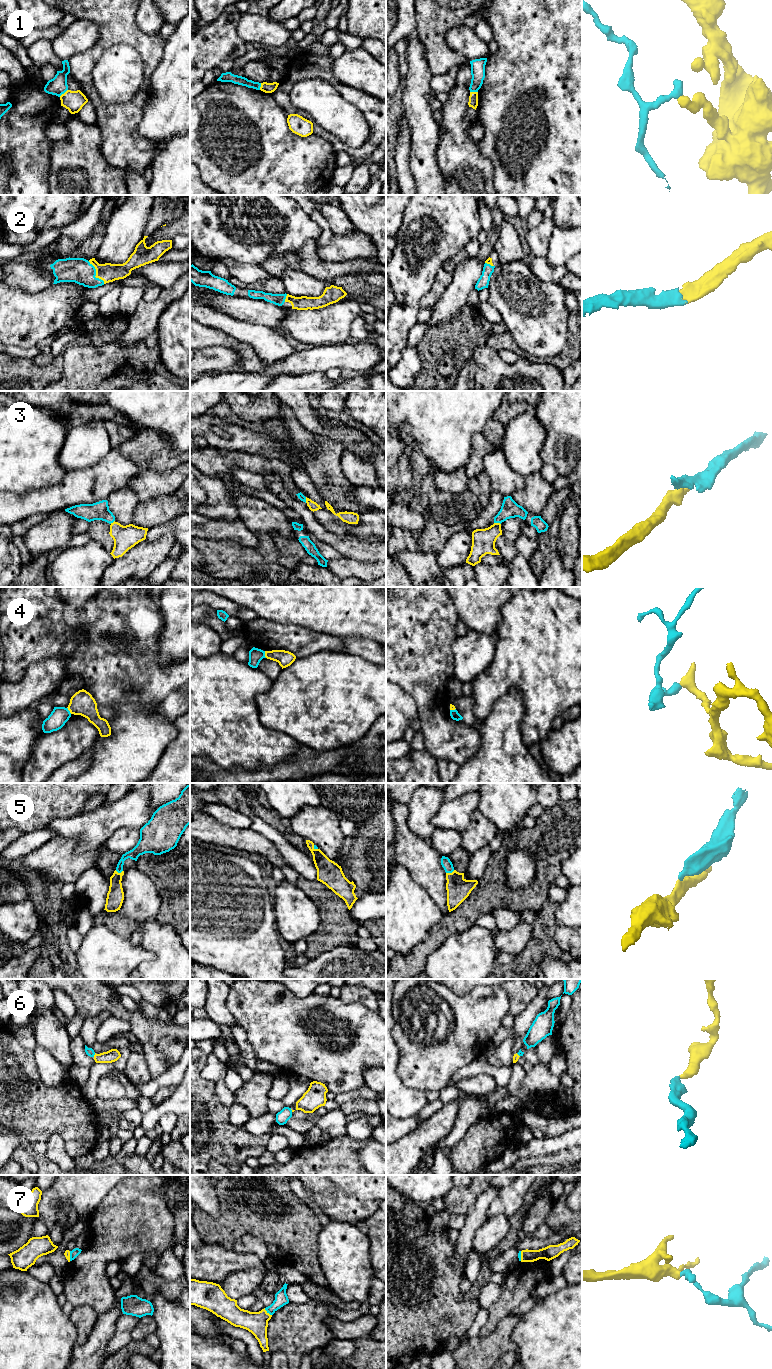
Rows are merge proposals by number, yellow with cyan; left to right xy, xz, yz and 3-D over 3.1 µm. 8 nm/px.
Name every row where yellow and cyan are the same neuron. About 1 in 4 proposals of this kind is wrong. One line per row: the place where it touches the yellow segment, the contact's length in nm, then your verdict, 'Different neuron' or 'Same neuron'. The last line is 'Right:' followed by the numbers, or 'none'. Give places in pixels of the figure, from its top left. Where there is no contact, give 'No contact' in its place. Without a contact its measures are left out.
1: Touches yellow at xy (64, 93). Shared border 90 nm. Different neuron
2: Touches yellow at xy (96, 274). Shared border 220 nm. Same neuron
3: Touches yellow at yz (497, 523). Shared border 60 nm. Different neuron
4: Touches yellow at xz (265, 654). Shared border 60 nm. Different neuron
5: Touches yellow at yz (450, 873). Shared border 80 nm. Same neuron
6: Touches yellow at xy (94, 1055). Shared border 40 nm. Same neuron
7: Touches yellow at xz (268, 1313). Shared border 90 nm. Same neuron
Right: 2, 5, 6, 7

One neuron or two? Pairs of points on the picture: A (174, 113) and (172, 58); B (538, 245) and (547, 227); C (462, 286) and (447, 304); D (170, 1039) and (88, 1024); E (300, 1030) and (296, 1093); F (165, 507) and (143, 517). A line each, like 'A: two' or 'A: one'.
A: one
B: one
C: one
D: two
E: two
F: one

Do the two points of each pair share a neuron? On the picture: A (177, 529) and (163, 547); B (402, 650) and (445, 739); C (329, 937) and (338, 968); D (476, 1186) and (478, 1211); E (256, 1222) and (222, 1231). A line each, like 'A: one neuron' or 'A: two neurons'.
A: two neurons
B: one neuron
C: two neurons
D: two neurons
E: one neuron

